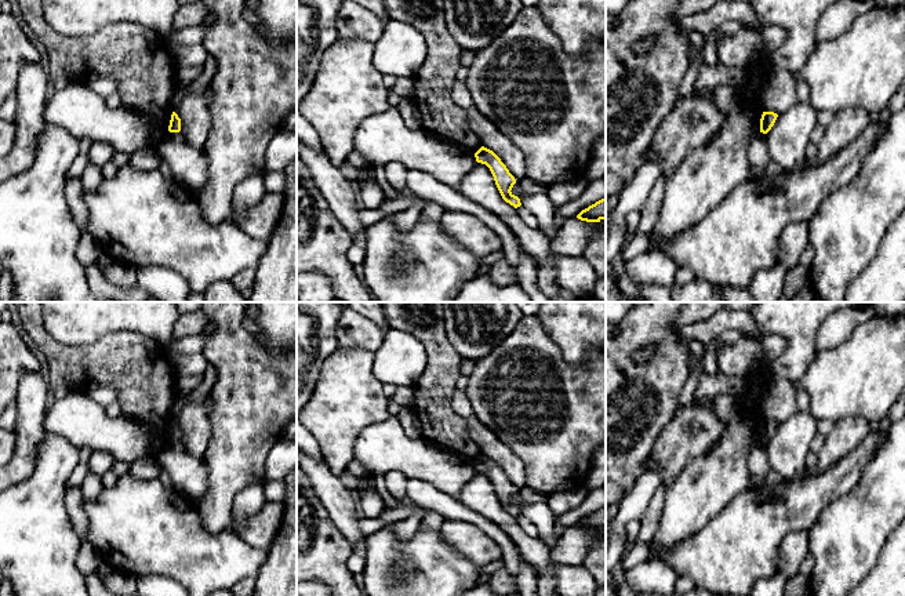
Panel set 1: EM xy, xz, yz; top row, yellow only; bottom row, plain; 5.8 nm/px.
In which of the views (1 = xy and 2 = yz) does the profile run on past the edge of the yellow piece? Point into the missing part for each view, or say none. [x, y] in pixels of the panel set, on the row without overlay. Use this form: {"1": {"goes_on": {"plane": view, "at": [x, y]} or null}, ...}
{"1": {"goes_on": null}, "2": {"goes_on": null}}

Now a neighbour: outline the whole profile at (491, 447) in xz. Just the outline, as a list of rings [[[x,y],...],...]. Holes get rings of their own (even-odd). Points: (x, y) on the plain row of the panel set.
[[[476,417],[465,419],[470,439],[481,450],[481,455],[493,459],[506,475],[516,491],[526,486],[523,461]]]

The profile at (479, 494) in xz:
[[[476,472],[461,488],[457,499],[497,523],[538,575],[549,570],[552,564],[550,548],[542,539],[527,535],[517,524],[516,517],[502,508],[486,473]]]

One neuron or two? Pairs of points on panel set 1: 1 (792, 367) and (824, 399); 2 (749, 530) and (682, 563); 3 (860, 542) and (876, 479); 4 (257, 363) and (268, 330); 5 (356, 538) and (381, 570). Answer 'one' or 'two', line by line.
1: two
2: one
3: one
4: two
5: two

